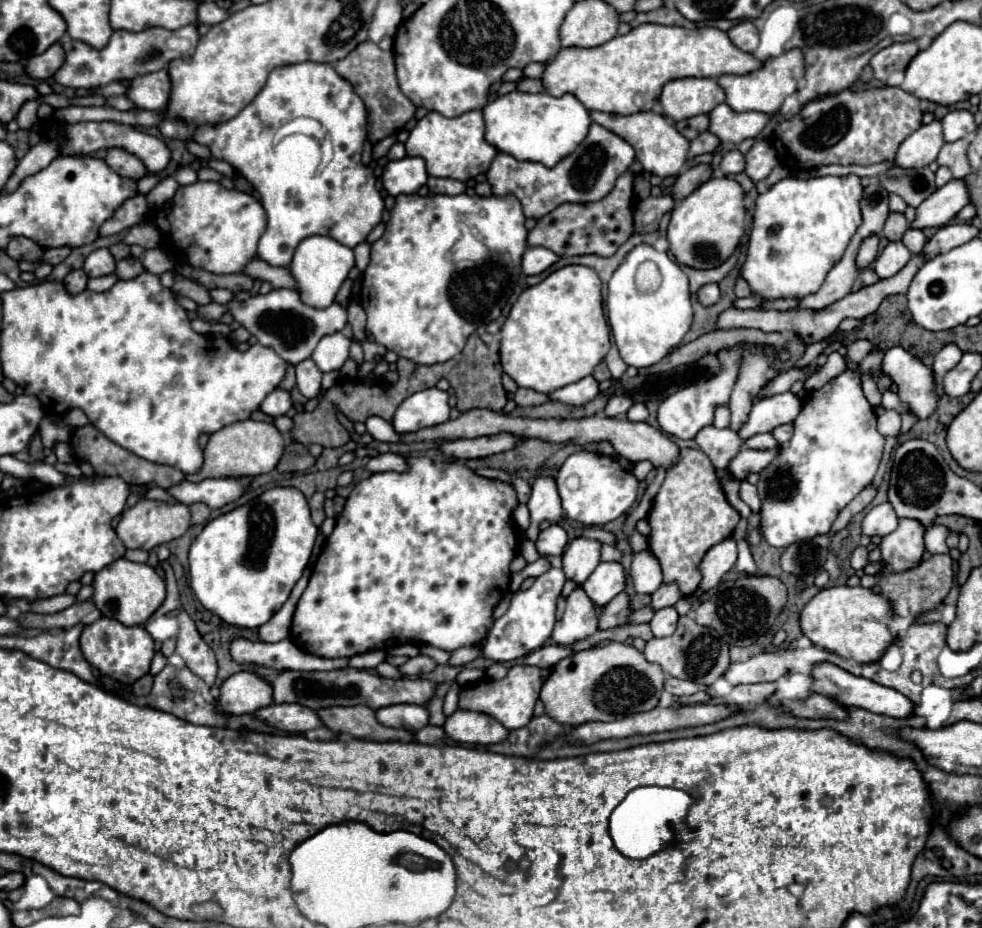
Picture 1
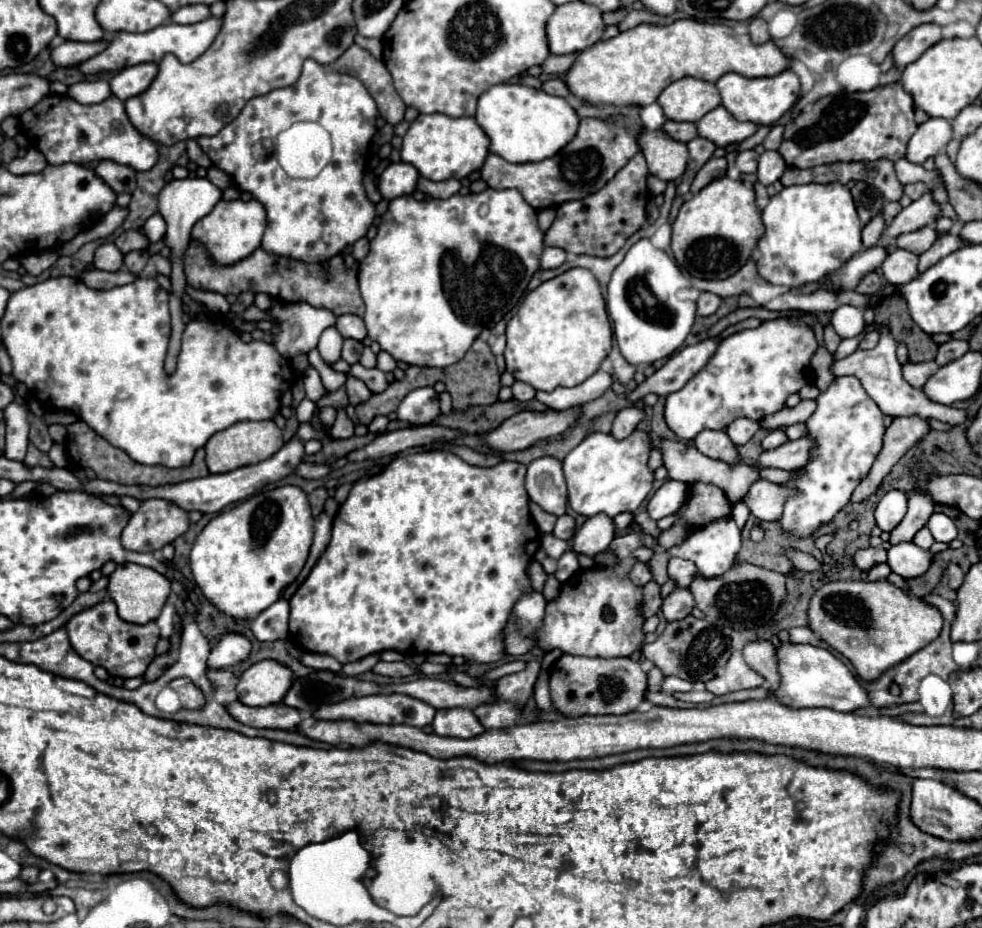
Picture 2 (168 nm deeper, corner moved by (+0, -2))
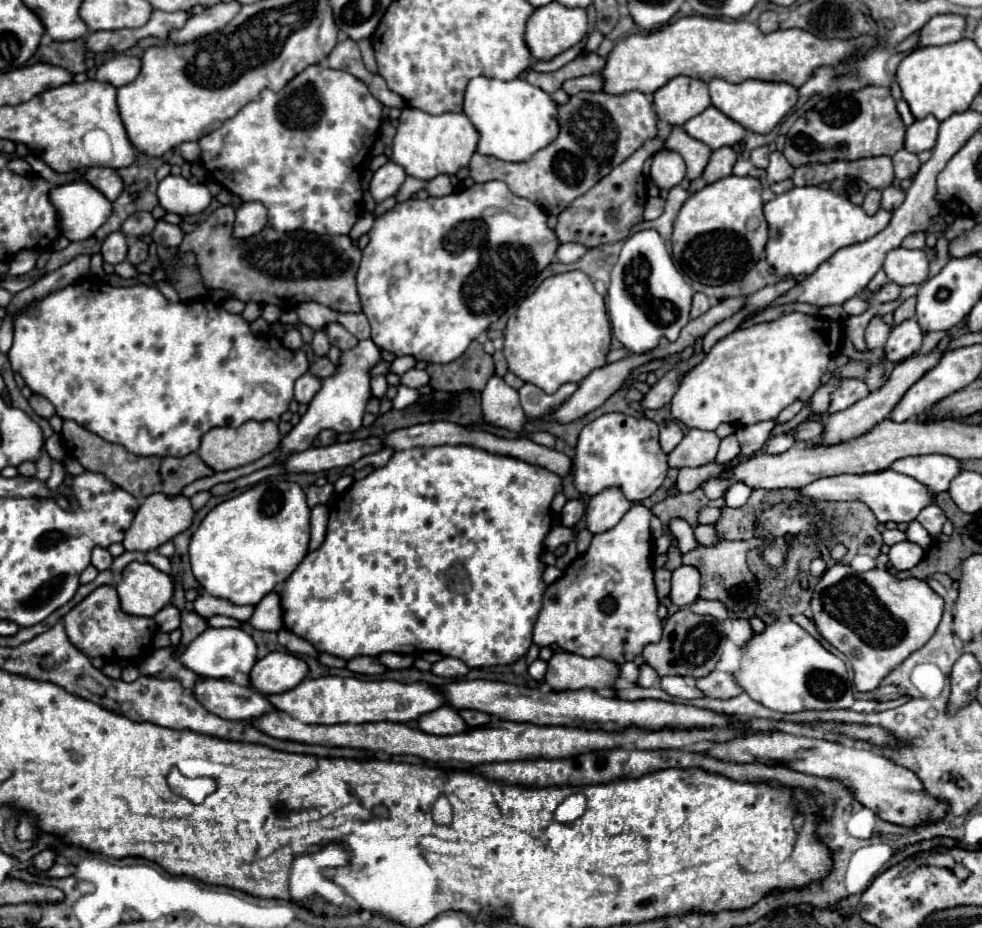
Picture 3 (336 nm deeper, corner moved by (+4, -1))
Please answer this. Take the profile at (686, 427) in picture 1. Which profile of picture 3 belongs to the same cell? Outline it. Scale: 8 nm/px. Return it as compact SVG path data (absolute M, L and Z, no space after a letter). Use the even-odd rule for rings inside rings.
M786 314L774 322L736 328L714 344L706 358L694 366L672 396L672 418L686 428L716 430L722 422L756 424L776 418L794 400L806 402L828 372L830 358L840 348L844 324L808 314Z

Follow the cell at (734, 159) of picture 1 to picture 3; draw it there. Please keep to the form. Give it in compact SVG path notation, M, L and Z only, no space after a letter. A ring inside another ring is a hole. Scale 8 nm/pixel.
M768 146L756 148L756 150L752 150L752 154L750 154L750 160L752 160L758 168L766 168L766 166L768 166L768 158L770 158L770 148L768 148Z

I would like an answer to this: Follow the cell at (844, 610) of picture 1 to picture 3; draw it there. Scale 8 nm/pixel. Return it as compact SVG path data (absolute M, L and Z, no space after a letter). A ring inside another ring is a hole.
M834 564L816 584L810 606L818 632L850 660L854 668L854 688L858 692L870 692L932 638L942 618L944 600L926 580L898 580L882 568L860 574L848 564Z

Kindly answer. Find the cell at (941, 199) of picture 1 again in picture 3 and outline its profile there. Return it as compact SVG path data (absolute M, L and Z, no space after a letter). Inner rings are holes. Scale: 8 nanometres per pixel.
M804 186L792 188L764 204L764 216L770 224L766 260L772 270L778 276L810 276L840 248L864 242L882 232L888 226L892 212L880 208L880 212L868 216L862 206L852 204L846 195L832 192L828 188Z

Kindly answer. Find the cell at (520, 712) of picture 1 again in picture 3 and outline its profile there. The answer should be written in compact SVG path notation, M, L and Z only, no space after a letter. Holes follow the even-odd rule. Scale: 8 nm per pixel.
M458 710L458 714L462 716L462 720L468 724L468 726L486 726L486 722L490 722L490 716L488 714L482 714L478 710Z

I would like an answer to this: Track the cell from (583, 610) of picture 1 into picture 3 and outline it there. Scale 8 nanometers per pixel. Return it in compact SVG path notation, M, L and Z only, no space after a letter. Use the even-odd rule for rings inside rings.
M632 504L632 508L622 516L622 520L606 530L606 532L600 532L600 534L594 534L592 542L590 542L590 548L578 556L564 572L564 576L560 580L556 580L554 584L548 586L546 594L544 594L544 606L540 610L540 616L536 620L536 626L534 626L534 644L538 646L552 646L556 644L558 648L566 650L566 652L574 652L574 654L580 654L580 656L586 656L586 658L594 658L594 656L600 656L600 658L606 658L614 664L624 664L624 662L632 662L638 654L642 654L642 648L646 644L652 644L652 642L658 642L662 638L662 620L658 618L658 596L656 596L656 586L654 586L654 570L652 570L652 546L654 546L654 538L650 534L650 518L652 518L652 512L650 508L646 508L644 504Z

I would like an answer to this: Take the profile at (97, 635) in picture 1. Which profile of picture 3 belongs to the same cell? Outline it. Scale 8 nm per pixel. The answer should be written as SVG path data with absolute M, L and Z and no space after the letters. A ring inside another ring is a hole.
M114 586L96 588L78 606L74 606L62 620L70 642L90 658L102 656L108 660L120 660L120 658L142 656L150 650L152 638L156 634L154 618L130 616L122 612Z

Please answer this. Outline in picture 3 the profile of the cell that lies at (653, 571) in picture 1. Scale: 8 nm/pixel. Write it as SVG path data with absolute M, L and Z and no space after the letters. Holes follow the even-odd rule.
M696 526L694 528L694 536L698 538L698 542L702 542L704 546L710 546L714 542L718 542L718 536L716 536L716 530L712 526Z

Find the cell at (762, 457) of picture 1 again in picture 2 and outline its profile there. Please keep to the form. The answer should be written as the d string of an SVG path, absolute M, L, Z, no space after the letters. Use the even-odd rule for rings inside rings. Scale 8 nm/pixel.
M802 437L798 441L786 441L784 445L772 449L772 451L760 453L758 459L754 459L754 465L758 469L778 467L778 469L794 471L794 469L802 467L802 463L806 463L808 457L810 457L810 439Z

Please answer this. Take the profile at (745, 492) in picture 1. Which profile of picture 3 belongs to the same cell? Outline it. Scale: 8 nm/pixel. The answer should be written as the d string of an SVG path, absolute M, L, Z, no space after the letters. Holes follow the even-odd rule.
M892 468L880 470L880 472L866 472L866 474L840 474L840 476L832 476L832 478L820 478L818 482L812 482L810 486L800 490L806 498L822 501L853 501L860 500L864 502L874 516L878 518L878 522L910 522L918 516L918 512L922 508L926 508L928 504L934 504L934 496L932 492L918 482L912 476L894 472Z

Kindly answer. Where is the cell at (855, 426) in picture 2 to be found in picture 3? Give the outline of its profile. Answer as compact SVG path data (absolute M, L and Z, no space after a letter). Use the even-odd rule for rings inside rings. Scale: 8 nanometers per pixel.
M856 378L842 380L840 386L838 386L838 390L832 394L832 402L830 402L830 408L828 408L828 416L850 408L854 402L866 398L866 394L868 394L868 386L862 380L856 380Z

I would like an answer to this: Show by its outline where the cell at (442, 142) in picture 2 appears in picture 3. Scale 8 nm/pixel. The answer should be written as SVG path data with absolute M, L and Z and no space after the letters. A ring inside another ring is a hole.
M404 106L398 118L396 136L392 142L390 160L400 164L404 172L418 180L432 180L438 174L456 174L458 168L468 166L470 154L476 152L478 132L472 122L462 112L444 112L444 114L428 114L418 108Z

